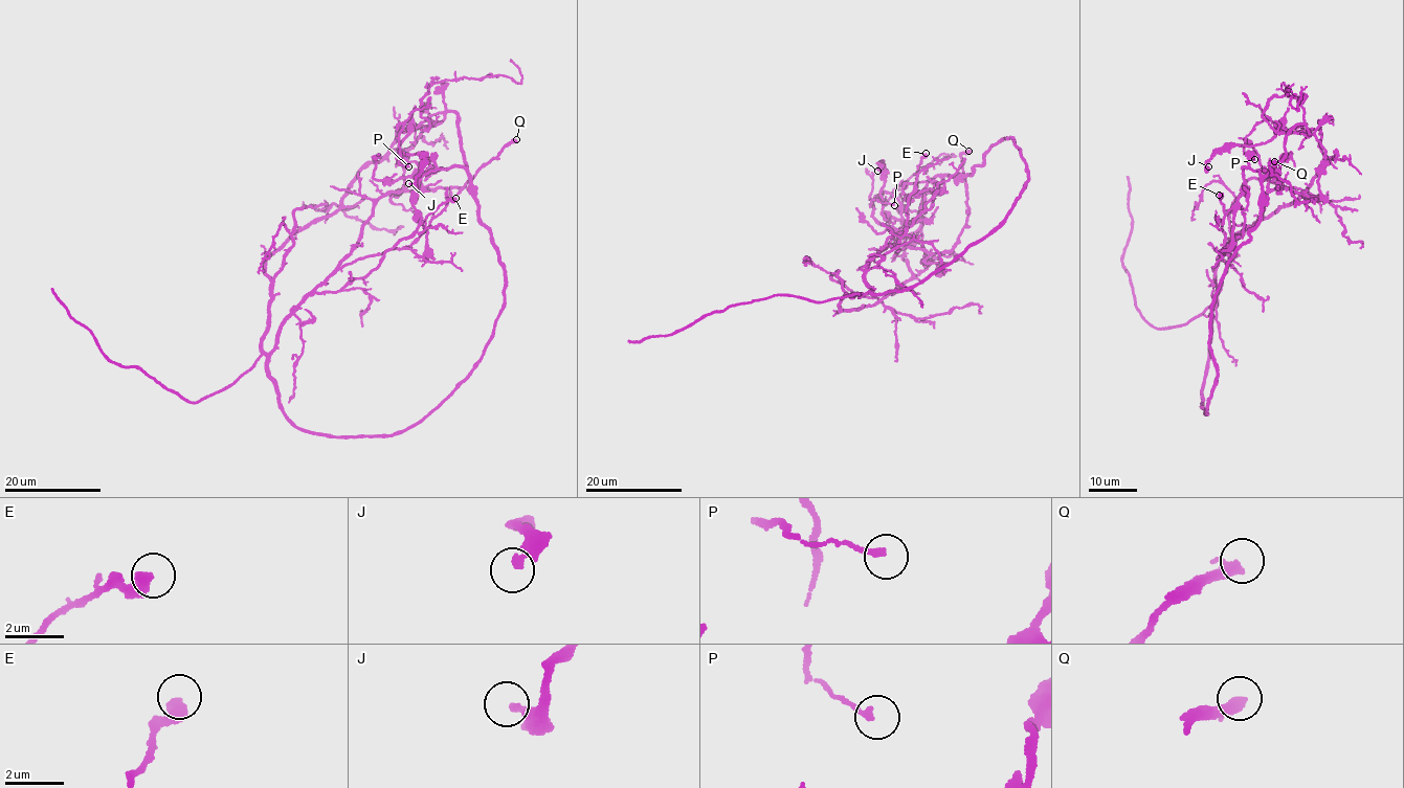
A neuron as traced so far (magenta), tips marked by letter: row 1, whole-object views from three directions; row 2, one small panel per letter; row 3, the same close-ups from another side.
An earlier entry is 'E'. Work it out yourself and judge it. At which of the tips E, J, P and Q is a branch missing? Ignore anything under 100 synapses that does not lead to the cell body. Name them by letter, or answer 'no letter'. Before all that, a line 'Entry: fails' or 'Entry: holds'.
Entry: fails
no letter

